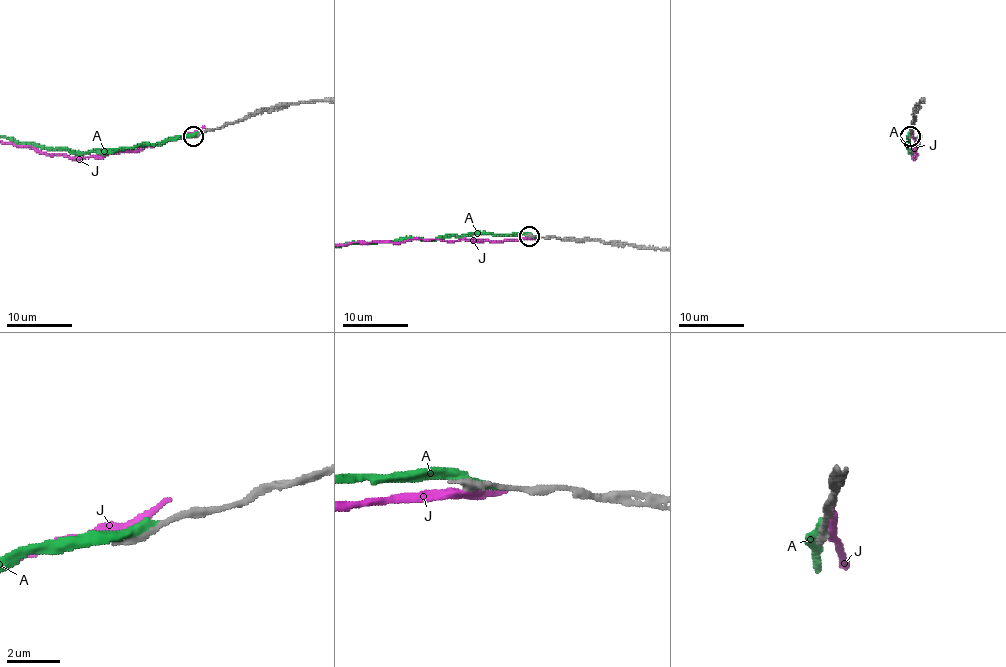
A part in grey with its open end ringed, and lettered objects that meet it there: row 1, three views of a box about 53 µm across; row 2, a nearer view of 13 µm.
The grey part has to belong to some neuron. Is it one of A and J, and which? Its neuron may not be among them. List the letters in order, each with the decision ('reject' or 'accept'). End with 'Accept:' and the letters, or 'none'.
A: reject
J: reject
Accept: none

